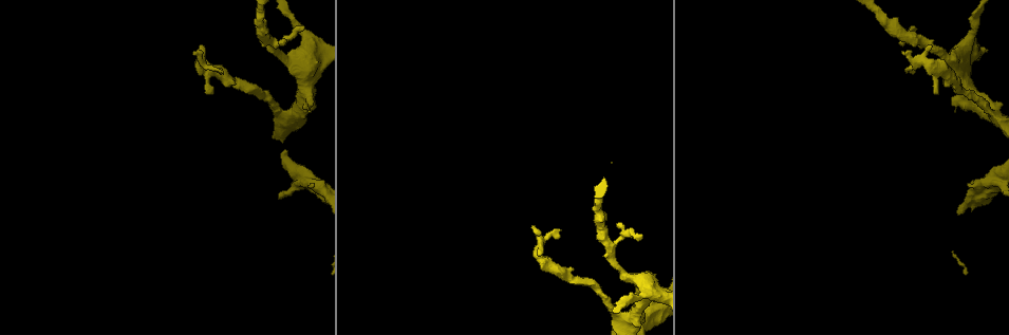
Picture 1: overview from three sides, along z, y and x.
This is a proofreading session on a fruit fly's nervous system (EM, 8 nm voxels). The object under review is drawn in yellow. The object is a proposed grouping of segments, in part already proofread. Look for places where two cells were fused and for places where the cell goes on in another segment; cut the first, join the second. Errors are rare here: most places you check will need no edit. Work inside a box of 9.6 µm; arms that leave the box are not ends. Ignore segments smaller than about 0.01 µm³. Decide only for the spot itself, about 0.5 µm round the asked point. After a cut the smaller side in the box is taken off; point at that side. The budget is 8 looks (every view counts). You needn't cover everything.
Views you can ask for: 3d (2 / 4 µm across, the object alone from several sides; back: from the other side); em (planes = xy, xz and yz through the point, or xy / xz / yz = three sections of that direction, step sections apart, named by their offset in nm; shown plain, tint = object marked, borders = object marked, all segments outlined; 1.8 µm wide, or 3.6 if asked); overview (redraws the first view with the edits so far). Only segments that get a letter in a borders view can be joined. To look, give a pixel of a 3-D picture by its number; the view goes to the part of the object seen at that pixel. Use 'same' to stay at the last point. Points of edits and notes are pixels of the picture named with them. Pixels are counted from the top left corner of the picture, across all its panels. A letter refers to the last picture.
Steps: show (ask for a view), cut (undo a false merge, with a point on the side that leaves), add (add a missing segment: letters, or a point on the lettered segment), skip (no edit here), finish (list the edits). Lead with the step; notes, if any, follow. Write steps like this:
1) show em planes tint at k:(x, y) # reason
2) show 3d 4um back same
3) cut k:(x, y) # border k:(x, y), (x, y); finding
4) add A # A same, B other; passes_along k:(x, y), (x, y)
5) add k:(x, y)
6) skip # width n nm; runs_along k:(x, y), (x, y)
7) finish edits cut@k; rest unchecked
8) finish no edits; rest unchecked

show 3d 2um at 1:(908, 71) # branch stops here

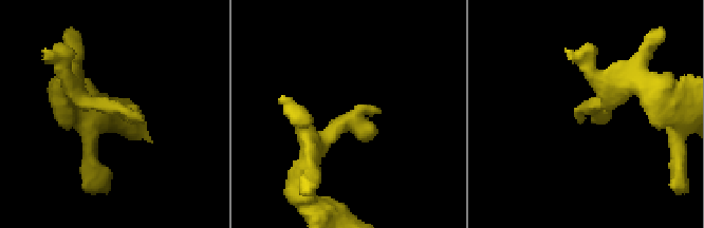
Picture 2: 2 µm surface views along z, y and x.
show em planes plain at 2:(143, 122)

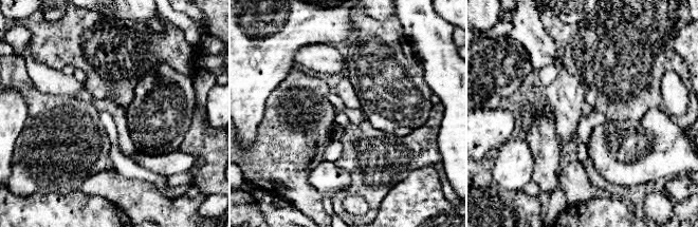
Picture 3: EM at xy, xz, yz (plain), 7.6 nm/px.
show em planes borders same

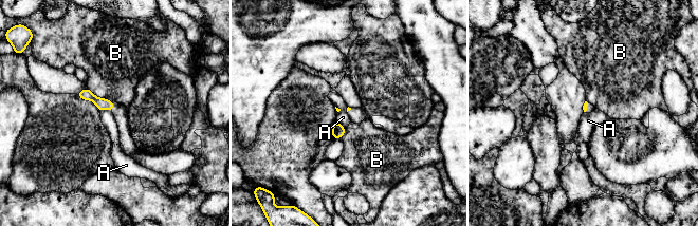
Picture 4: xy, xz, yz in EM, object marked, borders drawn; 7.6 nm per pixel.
skip # A other, B other; border 4:(100, 110), (108, 109), (111, 112); none of them fits

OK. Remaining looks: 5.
show em xy step 8 tint at 1:(641, 235) # tapers out

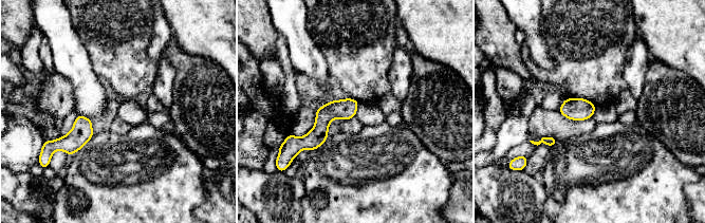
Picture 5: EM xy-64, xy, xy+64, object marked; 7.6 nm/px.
show em xz step 4 borders same

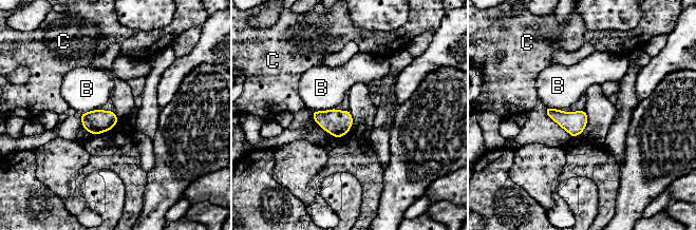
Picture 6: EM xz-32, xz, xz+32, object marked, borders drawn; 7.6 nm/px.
skip # width 170 nm; B other, C other; border 6:(335, 108), (312, 112); none of them fits

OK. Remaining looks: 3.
show em planes borders at 1:(954, 112) # an open end

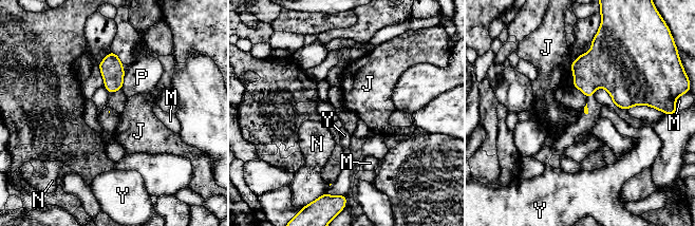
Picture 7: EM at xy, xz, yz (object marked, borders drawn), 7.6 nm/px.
skip # J other, M other, N other, P other, Y other; none of them fits

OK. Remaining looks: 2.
finish no edits; rest unchecked

